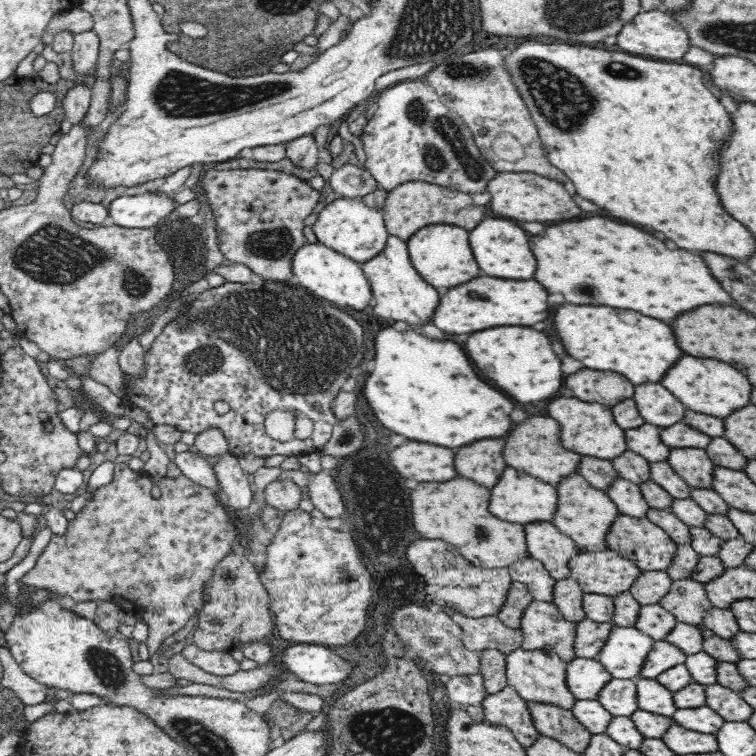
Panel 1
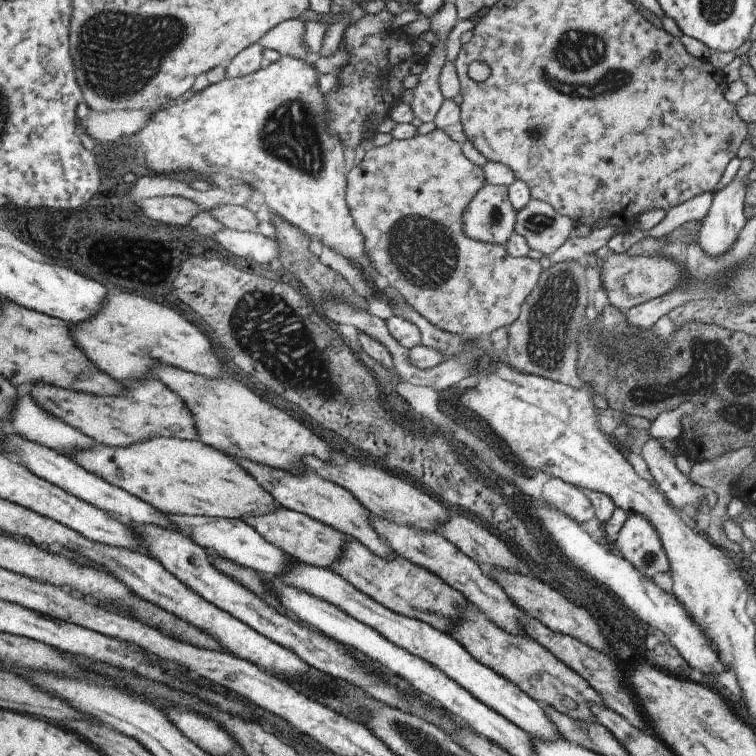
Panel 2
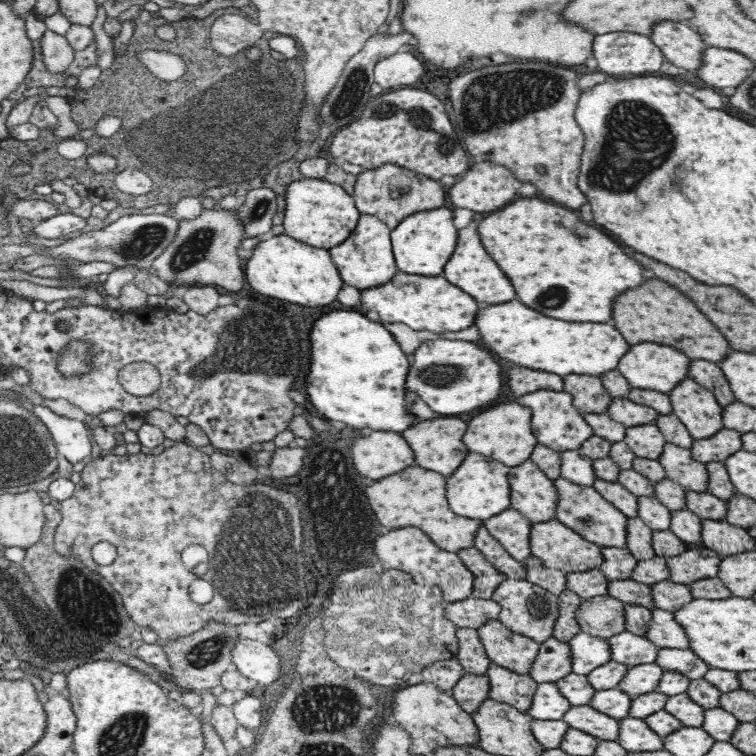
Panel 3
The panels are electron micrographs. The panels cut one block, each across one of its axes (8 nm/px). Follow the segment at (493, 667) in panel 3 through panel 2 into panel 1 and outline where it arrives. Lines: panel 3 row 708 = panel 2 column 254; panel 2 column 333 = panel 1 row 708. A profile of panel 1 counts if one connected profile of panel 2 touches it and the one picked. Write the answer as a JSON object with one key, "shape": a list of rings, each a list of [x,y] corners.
{"shape":[[[527,702],[527,705],[532,713],[534,726],[542,735],[558,740],[574,752],[584,755],[593,734],[572,711],[553,704]]]}

